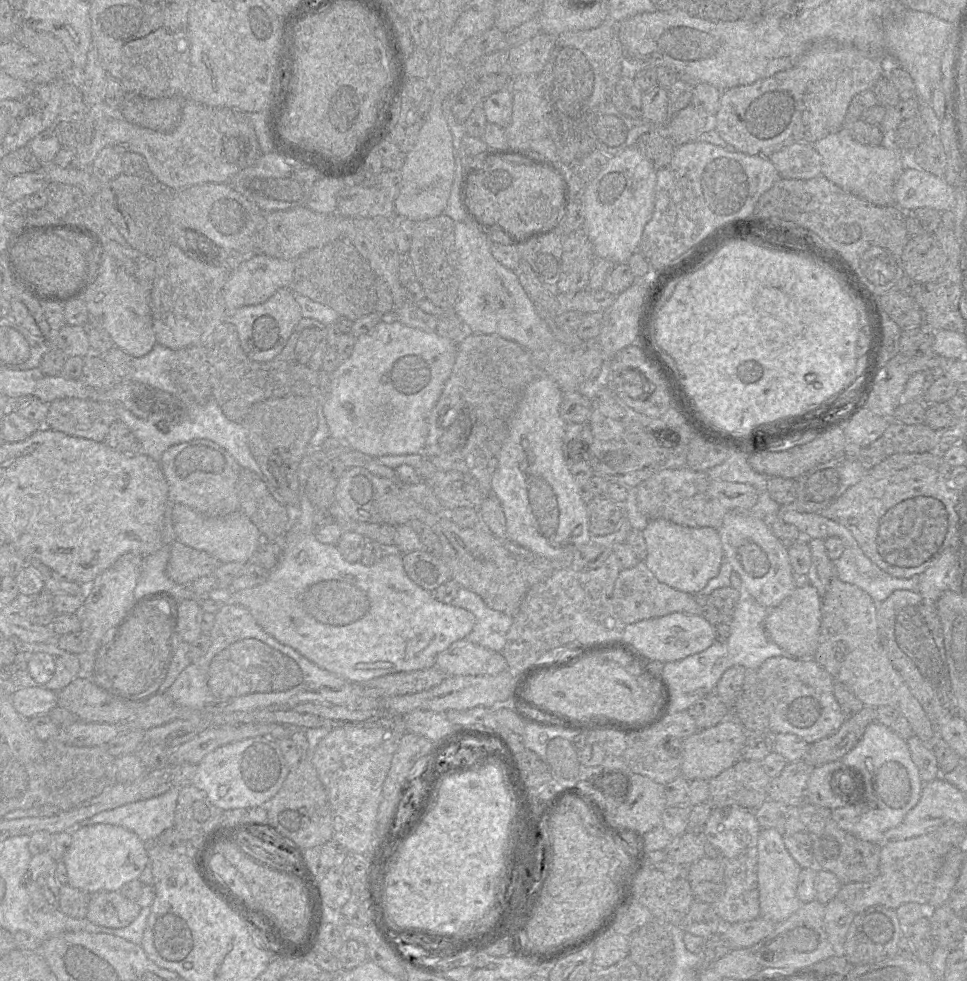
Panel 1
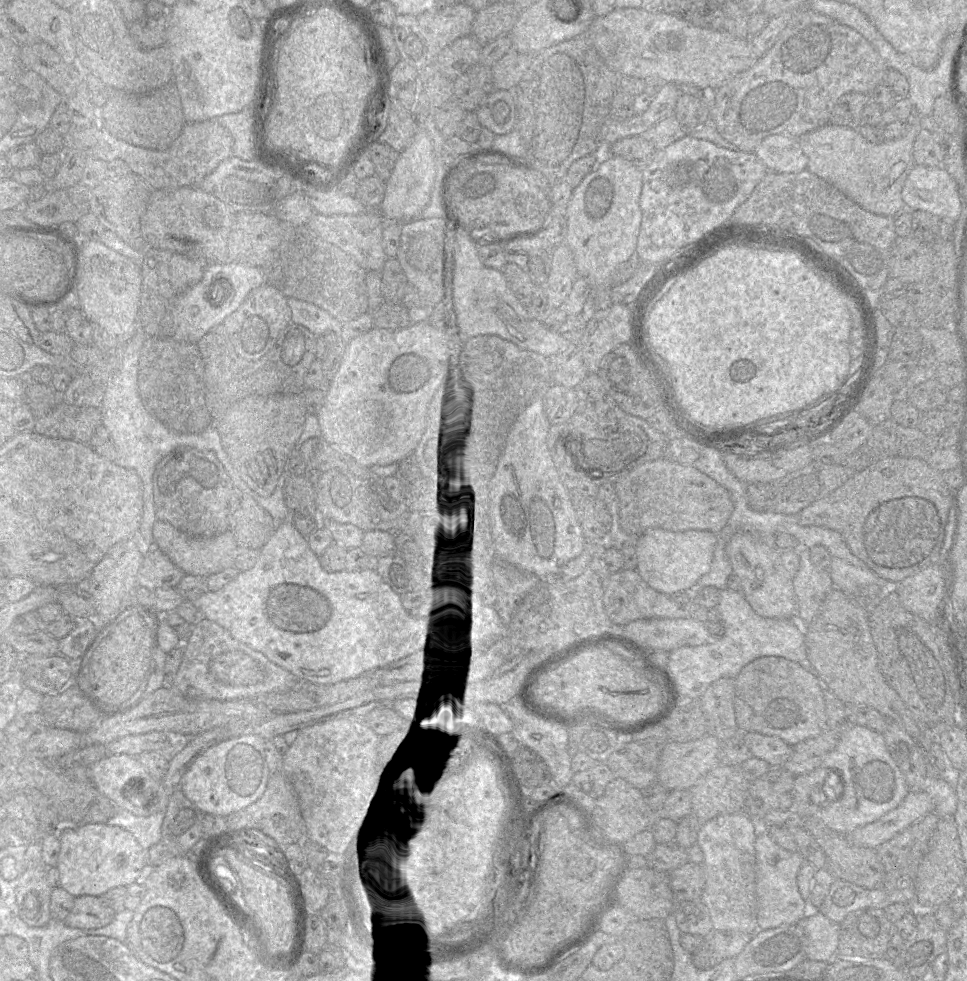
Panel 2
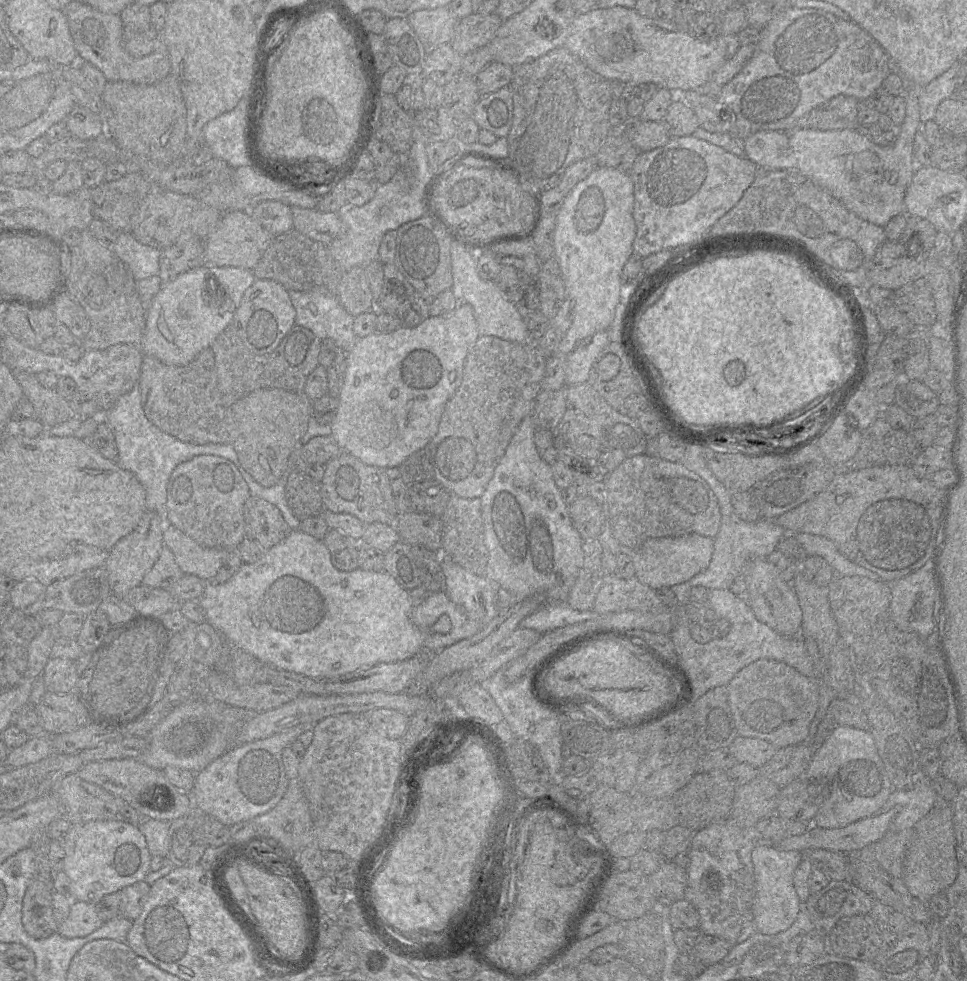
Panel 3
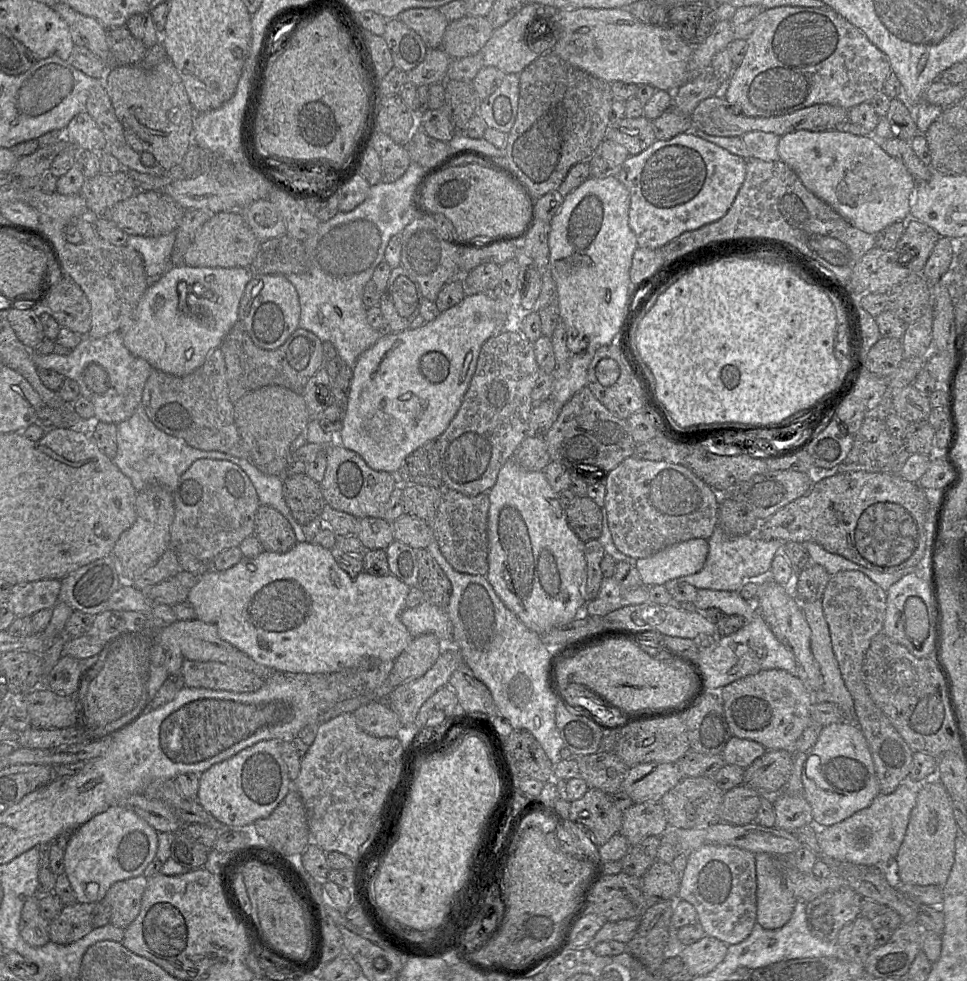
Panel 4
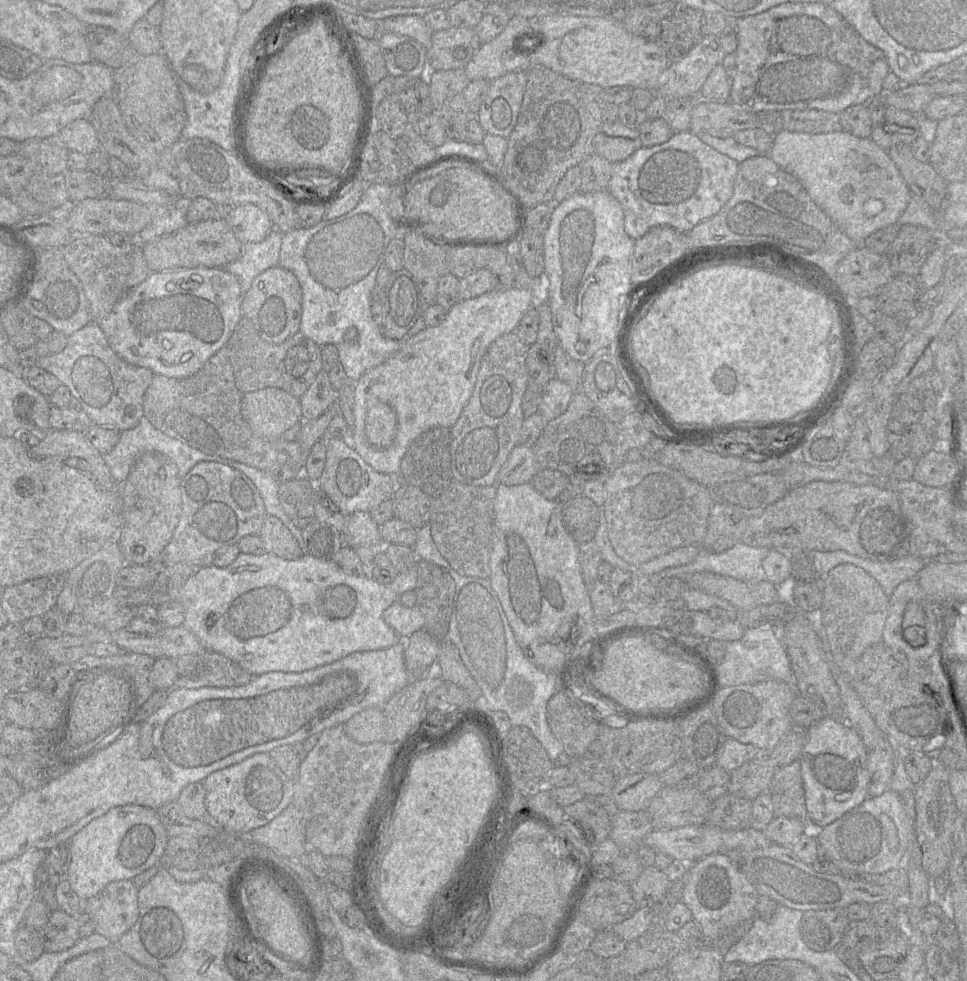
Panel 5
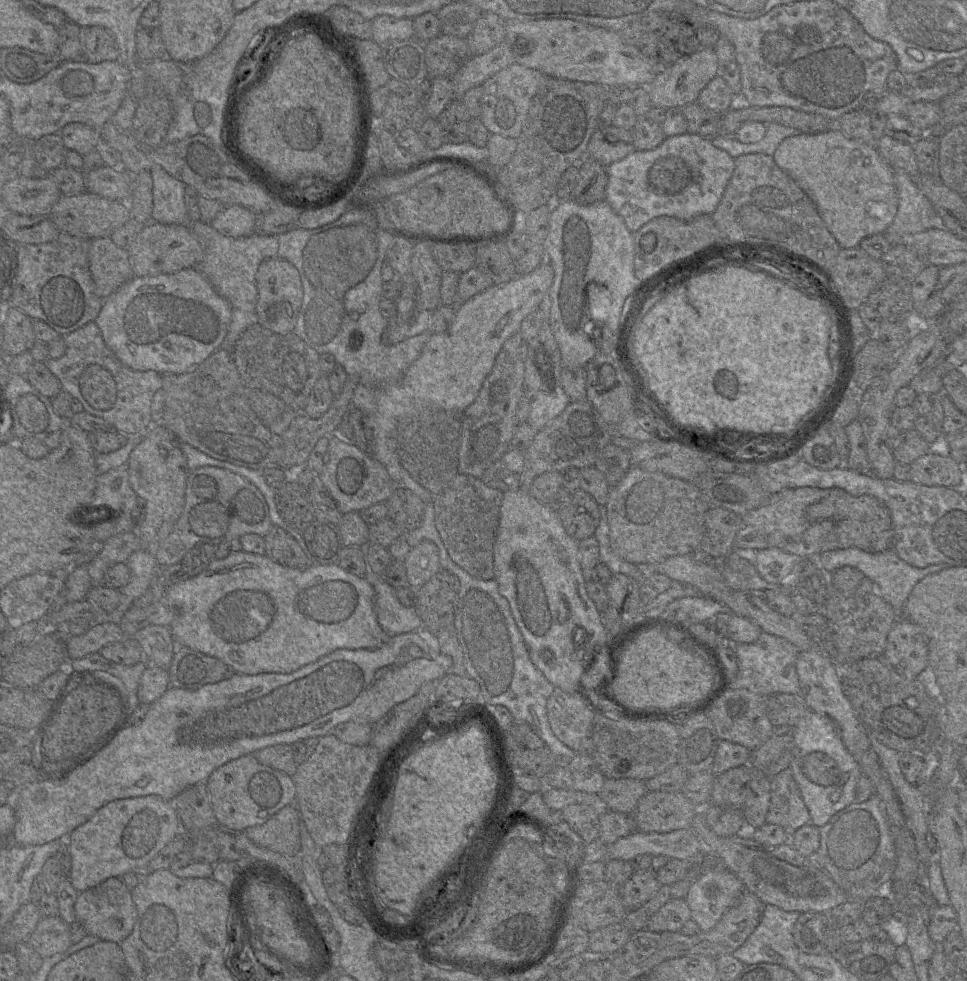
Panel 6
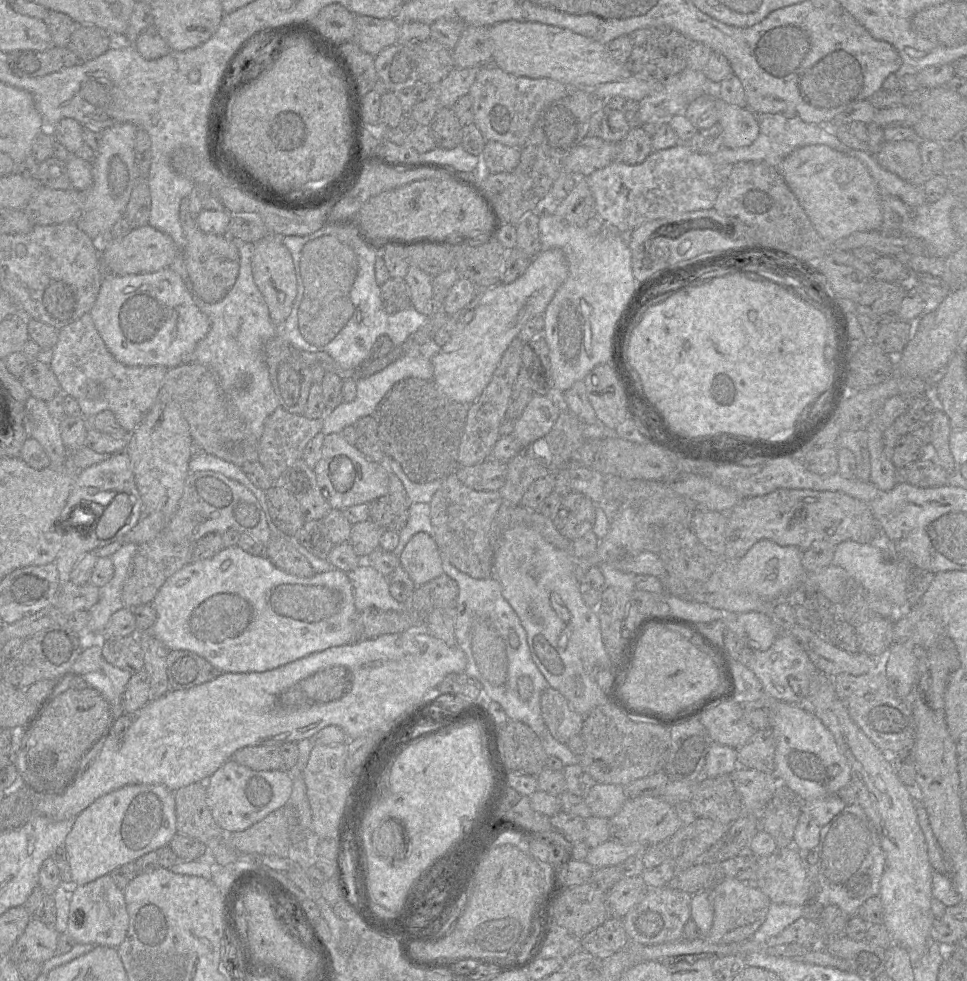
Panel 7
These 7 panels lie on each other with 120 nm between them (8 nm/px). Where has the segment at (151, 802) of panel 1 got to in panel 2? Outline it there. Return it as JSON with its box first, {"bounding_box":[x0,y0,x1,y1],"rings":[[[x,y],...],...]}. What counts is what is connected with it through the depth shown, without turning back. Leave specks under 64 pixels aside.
{"bounding_box":[106,809,166,849],"rings":[[[118,809],[106,823],[130,831],[144,849],[149,849],[162,839],[165,817],[166,812],[142,816],[126,809]]]}

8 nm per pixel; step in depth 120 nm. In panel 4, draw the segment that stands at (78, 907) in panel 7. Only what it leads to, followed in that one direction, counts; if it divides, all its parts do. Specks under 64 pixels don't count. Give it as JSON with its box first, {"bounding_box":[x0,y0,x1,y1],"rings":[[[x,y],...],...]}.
{"bounding_box":[101,875,147,929],"rings":[[[143,875],[119,881],[107,891],[101,902],[108,904],[111,911],[109,924],[125,929],[137,917],[147,878]]]}

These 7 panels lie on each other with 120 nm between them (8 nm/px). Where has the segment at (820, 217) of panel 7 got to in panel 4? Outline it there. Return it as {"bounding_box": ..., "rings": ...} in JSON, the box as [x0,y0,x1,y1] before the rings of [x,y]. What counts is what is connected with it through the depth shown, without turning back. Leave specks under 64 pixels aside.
{"bounding_box":[778,130,917,235],"rings":[[[799,130],[780,137],[778,154],[809,191],[860,231],[876,235],[893,223],[912,219],[910,208],[917,184],[902,162],[885,153],[873,135]]]}

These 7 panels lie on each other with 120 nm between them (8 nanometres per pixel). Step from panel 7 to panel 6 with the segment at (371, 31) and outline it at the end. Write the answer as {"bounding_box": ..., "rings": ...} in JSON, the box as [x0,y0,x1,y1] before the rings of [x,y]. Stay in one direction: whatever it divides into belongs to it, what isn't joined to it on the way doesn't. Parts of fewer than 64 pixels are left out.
{"bounding_box":[371,16,414,45],"rings":[[[379,16],[371,21],[372,40],[381,45],[414,37],[413,19]]]}

